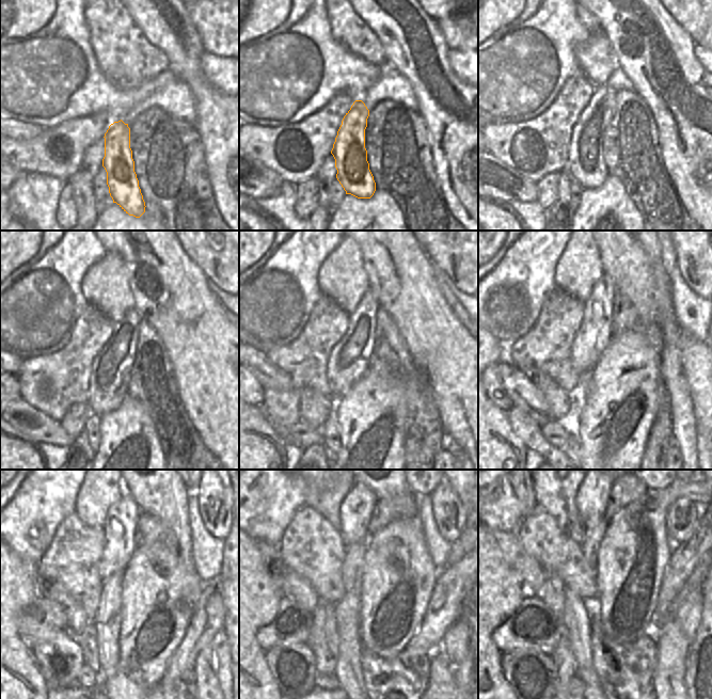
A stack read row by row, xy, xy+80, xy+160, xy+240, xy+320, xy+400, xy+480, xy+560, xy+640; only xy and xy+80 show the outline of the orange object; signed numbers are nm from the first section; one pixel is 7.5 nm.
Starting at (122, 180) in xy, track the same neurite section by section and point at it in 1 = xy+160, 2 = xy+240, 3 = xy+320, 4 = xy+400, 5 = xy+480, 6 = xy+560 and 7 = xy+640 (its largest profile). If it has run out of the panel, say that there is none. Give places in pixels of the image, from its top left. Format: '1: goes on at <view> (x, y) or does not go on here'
1: goes on at xy+160 (586, 164)
2: goes on at xy+240 (110, 368)
3: goes on at xy+320 (350, 359)
4: goes on at xy+400 (595, 332)
5: goes on at xy+480 (121, 521)
6: goes on at xy+560 (356, 509)
7: goes on at xy+640 (591, 497)

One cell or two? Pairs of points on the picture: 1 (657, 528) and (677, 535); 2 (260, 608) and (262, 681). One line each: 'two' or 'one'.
1: two
2: one

